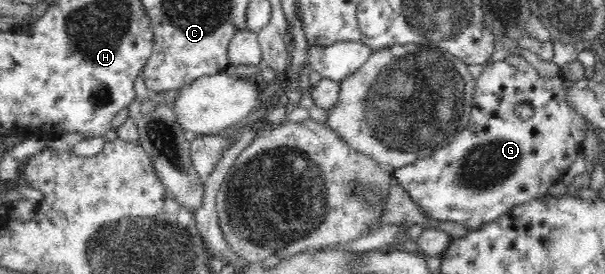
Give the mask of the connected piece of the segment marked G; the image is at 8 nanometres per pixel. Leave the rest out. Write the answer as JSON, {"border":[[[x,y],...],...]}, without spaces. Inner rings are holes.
{"border":[[[516,54],[508,55],[504,60],[500,62],[487,63],[484,66],[479,67],[476,72],[476,88],[472,100],[472,108],[469,113],[468,124],[461,128],[460,132],[452,139],[450,144],[445,145],[444,148],[440,148],[436,152],[433,152],[430,156],[418,159],[414,164],[403,166],[391,170],[394,180],[409,193],[409,196],[414,200],[418,206],[424,209],[424,212],[430,218],[436,218],[436,220],[452,220],[452,222],[458,222],[458,224],[464,224],[465,228],[480,228],[482,224],[486,222],[492,222],[499,216],[502,216],[504,212],[508,212],[510,208],[518,206],[518,204],[524,204],[530,200],[544,197],[548,193],[550,186],[558,183],[569,166],[572,166],[576,162],[576,158],[580,153],[580,144],[584,140],[584,129],[588,125],[584,117],[580,117],[572,107],[568,107],[568,103],[564,101],[564,78],[562,76],[544,79],[540,77],[540,74],[532,67],[524,58],[516,56]],[[528,100],[532,106],[534,106],[534,114],[527,120],[521,120],[514,115],[514,106],[518,102]]]}

